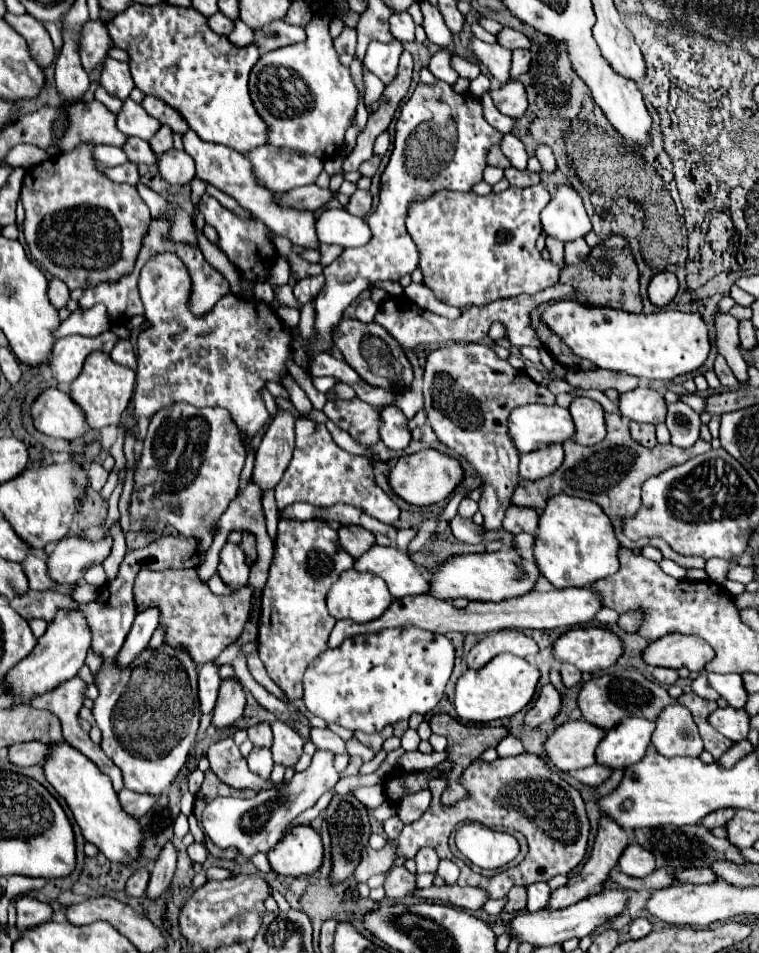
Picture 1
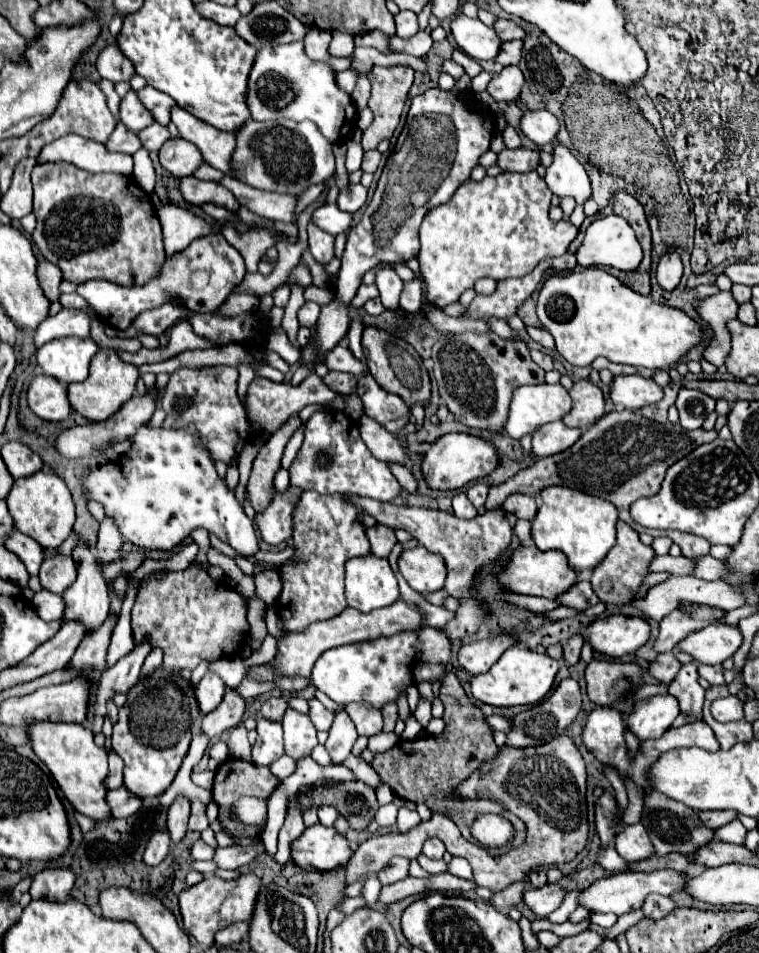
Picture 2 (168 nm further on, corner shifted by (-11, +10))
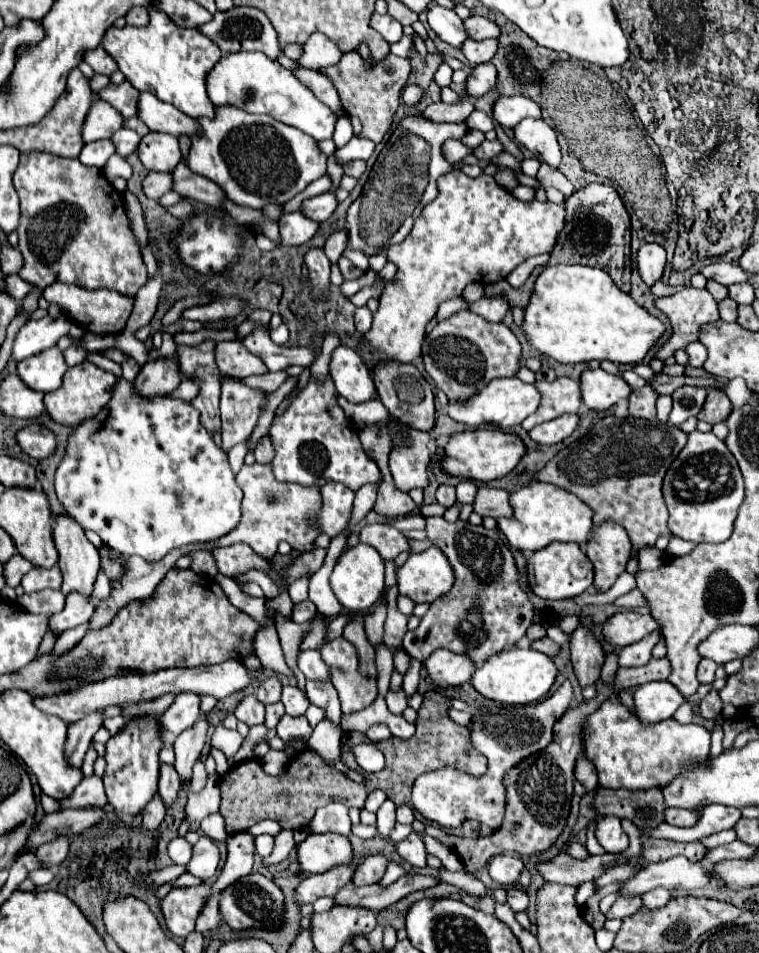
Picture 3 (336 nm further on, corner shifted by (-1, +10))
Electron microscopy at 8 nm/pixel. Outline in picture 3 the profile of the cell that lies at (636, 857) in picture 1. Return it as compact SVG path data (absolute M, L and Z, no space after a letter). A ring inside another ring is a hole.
M603 816L597 820L595 826L597 842L611 854L623 852L629 846L629 838L621 828L621 820L617 816Z

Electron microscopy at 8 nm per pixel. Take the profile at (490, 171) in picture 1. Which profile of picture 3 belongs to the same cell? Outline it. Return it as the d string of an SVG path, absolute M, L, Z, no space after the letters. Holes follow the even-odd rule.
M447 140L443 146L441 146L441 152L445 152L445 158L453 164L453 162L459 162L461 158L465 158L467 154L471 154L471 150L467 146L463 146L459 140Z

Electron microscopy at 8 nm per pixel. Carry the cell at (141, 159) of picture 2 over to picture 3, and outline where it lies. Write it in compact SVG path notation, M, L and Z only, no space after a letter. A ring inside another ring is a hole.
M113 156L105 166L103 166L103 174L105 174L105 178L111 182L113 178L125 178L125 180L129 180L131 178L131 166L127 164L127 160L125 158L121 158L121 156Z

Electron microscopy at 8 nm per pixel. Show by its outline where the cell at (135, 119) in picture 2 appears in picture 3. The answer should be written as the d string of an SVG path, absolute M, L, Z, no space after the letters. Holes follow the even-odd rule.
M93 100L85 116L85 124L81 128L81 138L85 144L95 140L105 140L113 136L113 132L117 132L119 128L123 128L121 114L115 112L113 106L105 104L103 100Z

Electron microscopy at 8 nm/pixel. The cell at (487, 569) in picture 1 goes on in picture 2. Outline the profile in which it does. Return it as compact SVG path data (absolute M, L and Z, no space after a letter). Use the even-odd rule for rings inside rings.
M519 546L513 550L511 560L495 574L501 588L513 592L513 594L527 594L527 596L543 596L543 598L555 598L563 594L577 578L577 574L569 568L567 558L559 550L541 552L535 546Z

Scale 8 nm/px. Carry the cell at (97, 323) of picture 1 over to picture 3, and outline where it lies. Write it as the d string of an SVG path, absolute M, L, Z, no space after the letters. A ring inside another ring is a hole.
M45 316L41 320L27 320L21 330L15 336L13 342L13 360L25 360L33 354L39 354L51 346L55 346L55 342L59 338L63 338L71 328L71 320L67 316L59 316L59 318L51 318Z

